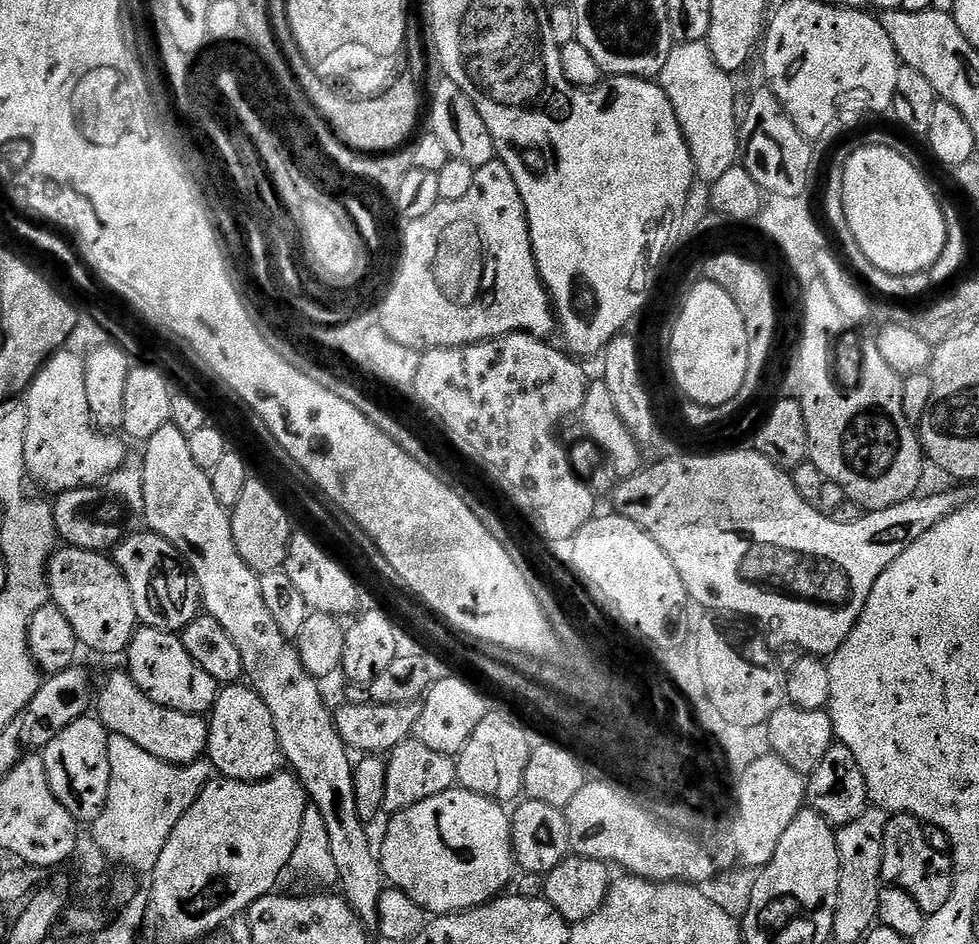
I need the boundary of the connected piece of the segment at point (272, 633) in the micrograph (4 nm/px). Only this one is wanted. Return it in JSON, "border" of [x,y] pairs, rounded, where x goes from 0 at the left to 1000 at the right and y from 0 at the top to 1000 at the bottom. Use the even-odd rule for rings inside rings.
{"border":[[[173,447],[165,451],[165,456],[159,457],[157,464],[150,466],[146,475],[145,523],[148,525],[148,536],[145,548],[151,554],[148,556],[184,584],[189,597],[196,604],[200,620],[204,623],[207,647],[217,653],[219,659],[225,660],[227,667],[235,672],[235,680],[243,684],[252,724],[268,739],[268,744],[272,744],[276,761],[280,761],[286,800],[292,806],[293,813],[295,809],[299,814],[295,815],[306,827],[318,855],[323,856],[325,862],[329,862],[329,871],[333,871],[333,883],[337,883],[337,905],[341,905],[345,936],[346,940],[351,940],[349,948],[373,981],[383,980],[386,951],[393,943],[394,933],[385,899],[376,891],[376,881],[372,878],[375,876],[368,868],[365,851],[362,850],[362,805],[361,802],[355,802],[356,793],[343,773],[340,751],[335,751],[331,747],[331,737],[323,726],[326,725],[324,717],[319,716],[308,706],[301,681],[296,680],[295,675],[289,674],[280,655],[276,655],[276,646],[268,633],[266,610],[258,602],[251,600],[251,595],[243,587],[243,578],[239,578],[234,539],[229,538],[227,532],[223,532],[223,526],[219,524],[216,503],[208,500],[206,494],[202,494],[202,489],[198,489],[198,484],[194,482],[192,462],[182,451]]]}

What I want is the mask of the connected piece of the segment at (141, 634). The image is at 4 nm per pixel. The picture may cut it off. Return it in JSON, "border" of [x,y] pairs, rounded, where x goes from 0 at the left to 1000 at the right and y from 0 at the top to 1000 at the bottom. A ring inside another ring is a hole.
{"border":[[[140,664],[129,692],[131,704],[129,711],[135,720],[153,739],[153,744],[161,744],[161,748],[170,748],[178,752],[193,754],[199,758],[216,755],[223,726],[194,693],[190,693],[187,677],[181,671],[166,669],[160,665]]]}

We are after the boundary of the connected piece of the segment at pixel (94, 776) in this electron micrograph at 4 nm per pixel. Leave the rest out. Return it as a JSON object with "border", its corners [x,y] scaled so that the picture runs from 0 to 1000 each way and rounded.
{"border":[[[88,757],[82,763],[72,765],[72,769],[67,769],[67,773],[63,773],[63,778],[59,778],[59,782],[55,782],[55,786],[51,786],[51,790],[43,793],[51,837],[55,837],[55,845],[59,845],[59,850],[63,850],[63,854],[67,854],[67,858],[74,865],[86,875],[93,874],[95,869],[106,863],[106,855],[110,849],[110,838],[112,837],[111,779],[110,772],[104,770],[101,763],[93,757]]]}

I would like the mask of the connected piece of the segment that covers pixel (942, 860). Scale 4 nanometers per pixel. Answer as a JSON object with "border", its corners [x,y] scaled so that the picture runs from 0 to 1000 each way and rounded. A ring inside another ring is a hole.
{"border":[[[924,860],[908,863],[905,871],[905,883],[901,896],[900,933],[912,941],[925,943],[938,960],[942,960],[945,971],[958,968],[966,956],[970,956],[970,947],[974,943],[977,919],[972,915],[969,904],[954,900],[950,892],[946,892],[944,873],[937,867]]]}

